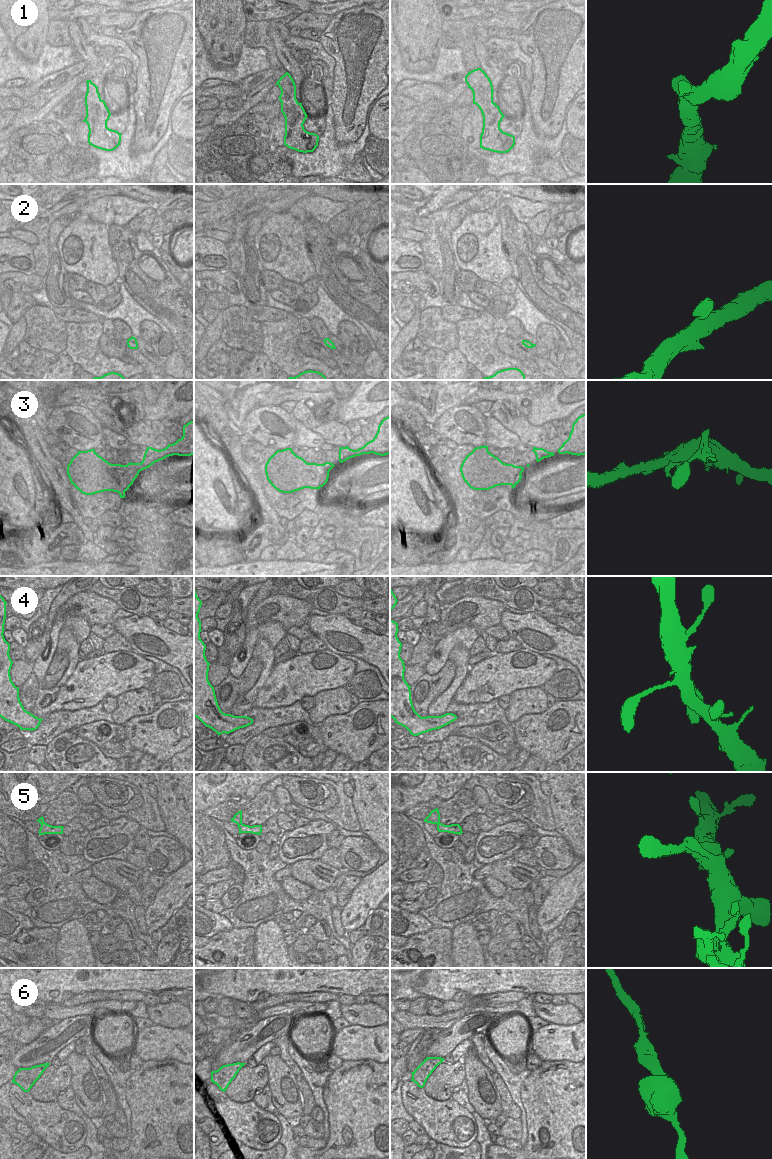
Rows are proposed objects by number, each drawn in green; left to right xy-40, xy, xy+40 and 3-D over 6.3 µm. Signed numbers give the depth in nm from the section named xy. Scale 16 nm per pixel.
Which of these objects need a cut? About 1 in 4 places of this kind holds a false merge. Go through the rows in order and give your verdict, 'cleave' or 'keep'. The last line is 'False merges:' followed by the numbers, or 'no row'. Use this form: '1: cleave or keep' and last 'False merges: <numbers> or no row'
1: keep
2: keep
3: keep
4: keep
5: keep
6: keep
False merges: no row

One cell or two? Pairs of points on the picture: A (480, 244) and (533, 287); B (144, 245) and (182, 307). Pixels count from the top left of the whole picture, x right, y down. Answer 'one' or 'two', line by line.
A: two
B: two

